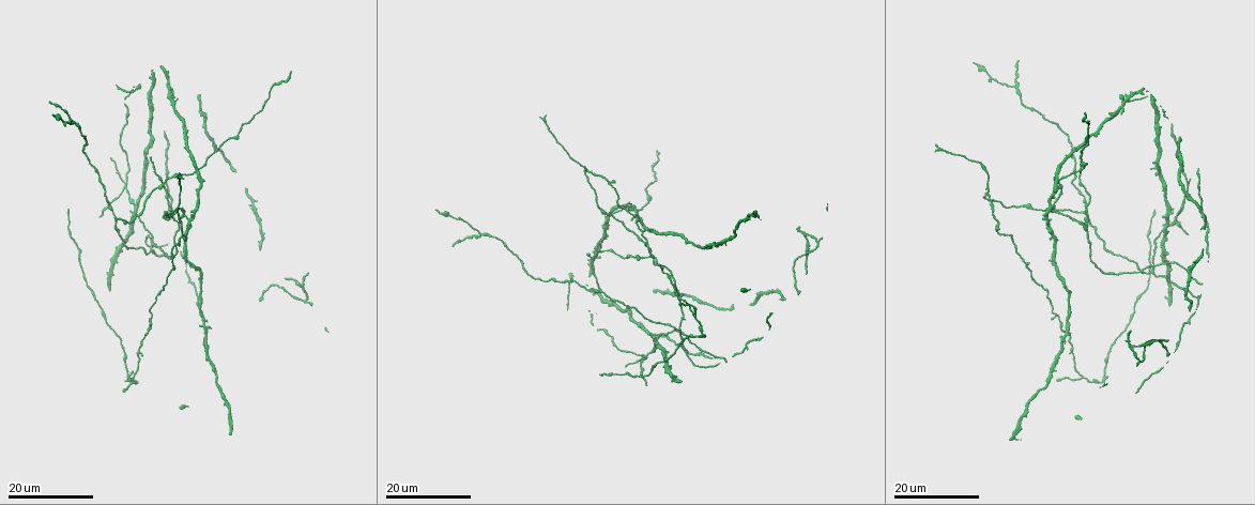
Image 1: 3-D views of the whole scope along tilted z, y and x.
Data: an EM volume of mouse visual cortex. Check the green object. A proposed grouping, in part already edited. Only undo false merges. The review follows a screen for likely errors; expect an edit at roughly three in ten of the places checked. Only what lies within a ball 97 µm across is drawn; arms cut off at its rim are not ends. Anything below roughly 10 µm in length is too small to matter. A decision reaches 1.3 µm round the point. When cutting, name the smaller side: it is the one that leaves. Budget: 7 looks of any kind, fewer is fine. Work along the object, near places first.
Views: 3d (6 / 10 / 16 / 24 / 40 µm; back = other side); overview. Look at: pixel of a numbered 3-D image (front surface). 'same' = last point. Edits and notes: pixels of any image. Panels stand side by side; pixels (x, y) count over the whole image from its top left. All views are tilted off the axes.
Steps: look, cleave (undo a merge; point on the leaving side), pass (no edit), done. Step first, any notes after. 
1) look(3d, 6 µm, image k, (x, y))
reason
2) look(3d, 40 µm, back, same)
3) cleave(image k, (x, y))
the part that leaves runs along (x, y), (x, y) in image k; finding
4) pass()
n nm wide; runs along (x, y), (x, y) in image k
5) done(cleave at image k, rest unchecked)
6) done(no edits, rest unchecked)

look(3d, 16 µm, image 1, (135, 206))
four arms meet

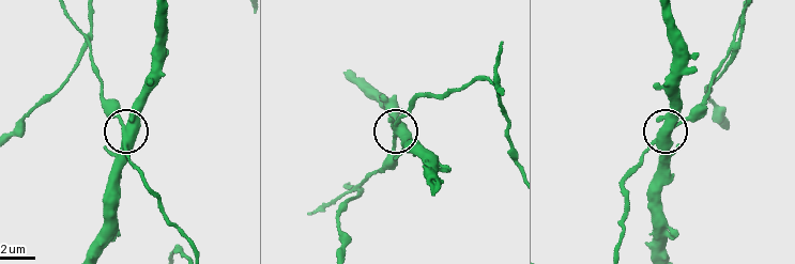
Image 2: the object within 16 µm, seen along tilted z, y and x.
look(3d, 6 µm, image 2, (123, 122))
closer look

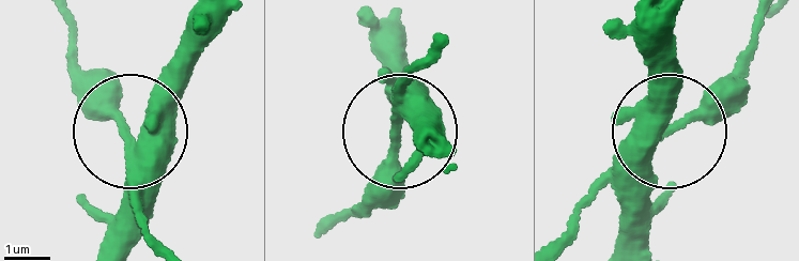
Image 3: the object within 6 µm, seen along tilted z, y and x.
pass()
side arm 39 µm; runs along (158, 240), (128, 186), (125, 143), (162, 82), (198, 52) in image 3; all the same cell

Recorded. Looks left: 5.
look(3d, 16 µm, image 1, (151, 242))
four or more arms meet

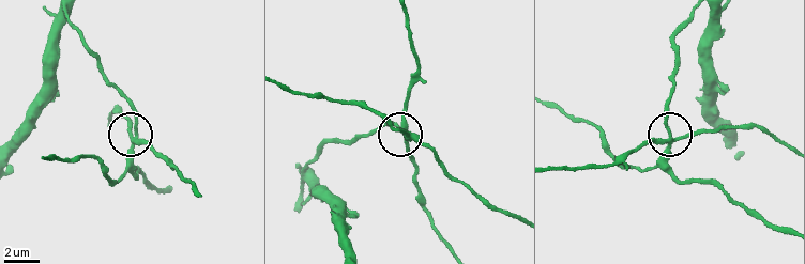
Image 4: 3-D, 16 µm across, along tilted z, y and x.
look(3d, 6 µm, image 4, (135, 135))

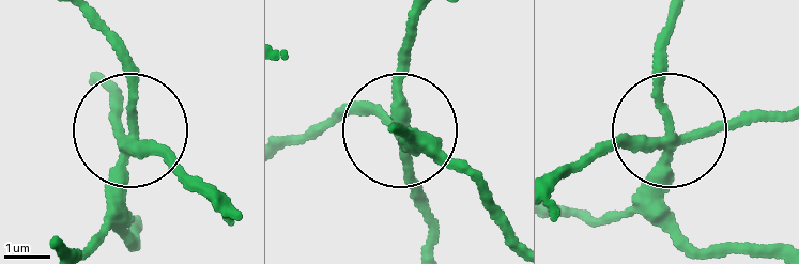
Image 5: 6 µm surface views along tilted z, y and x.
pass()
side arm 66 µm; runs along (227, 205), (138, 143), (116, 30) in image 5; continuous, no second cell

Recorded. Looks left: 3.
look(3d, 24 µm, image 1, (593, 258))
three arms meet

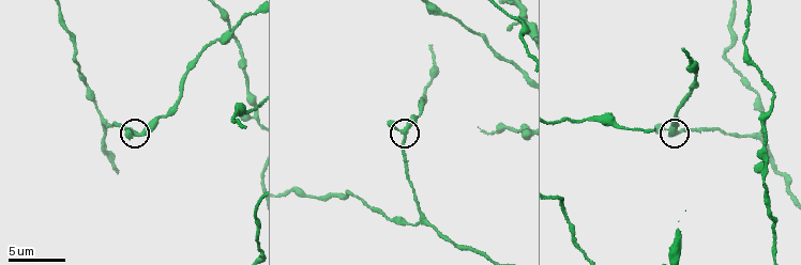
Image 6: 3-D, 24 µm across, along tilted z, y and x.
look(3d, 10 µm, image 6, (134, 134))

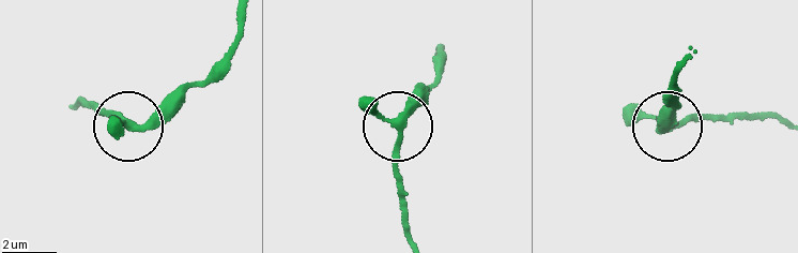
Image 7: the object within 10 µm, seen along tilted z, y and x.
pass()
3 arms; one cell here

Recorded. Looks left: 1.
done(no edits, rest unchecked)

